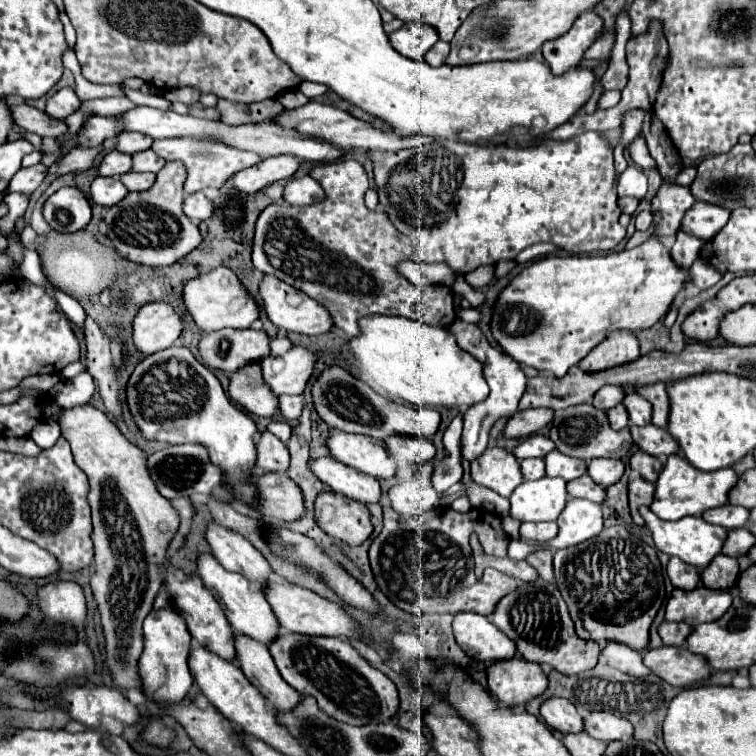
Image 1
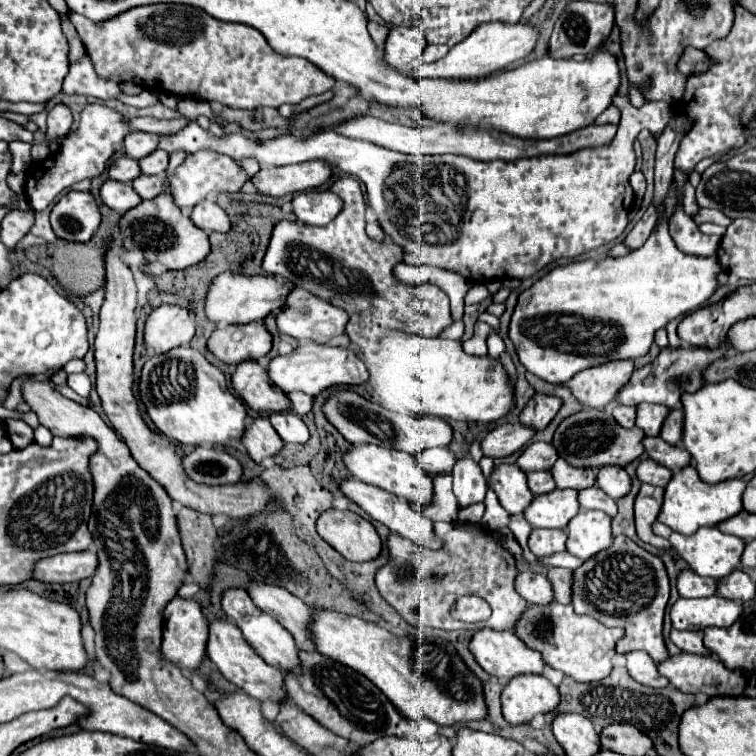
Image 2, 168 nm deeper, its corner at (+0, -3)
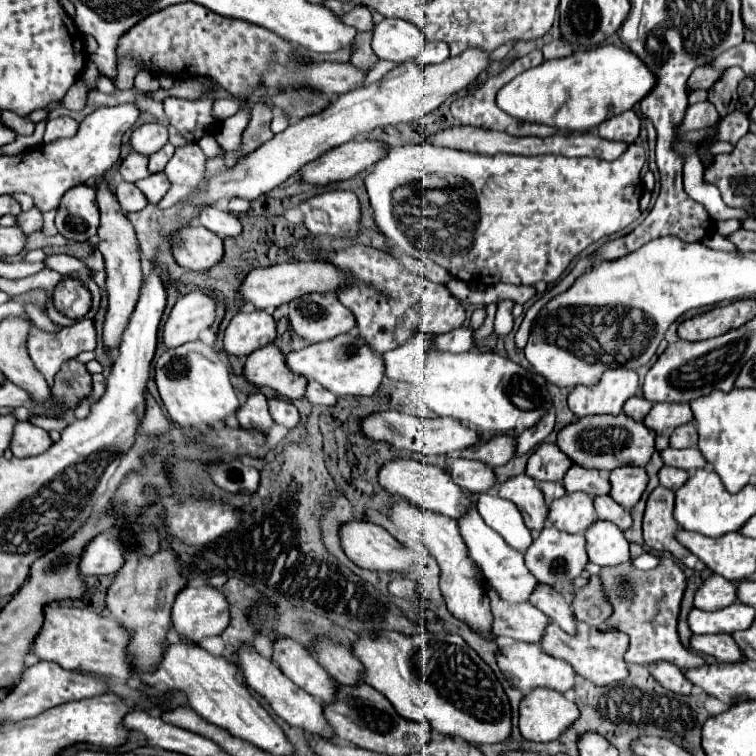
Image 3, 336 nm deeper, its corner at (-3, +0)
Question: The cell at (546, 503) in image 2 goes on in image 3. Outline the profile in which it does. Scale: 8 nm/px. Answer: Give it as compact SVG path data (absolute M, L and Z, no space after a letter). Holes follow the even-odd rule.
M565 494L549 506L547 524L567 534L581 534L597 520L589 494Z

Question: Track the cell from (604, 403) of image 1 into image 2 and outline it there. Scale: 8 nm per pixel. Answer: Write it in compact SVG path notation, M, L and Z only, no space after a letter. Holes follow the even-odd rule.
M662 349L660 355L648 363L642 369L636 369L632 379L628 381L628 385L624 385L618 395L616 395L616 403L620 405L640 405L640 403L662 403L670 409L680 409L680 395L682 393L692 393L696 389L700 389L700 385L704 385L704 381L700 381L700 369L704 369L704 365L708 365L708 361L714 361L716 357L722 357L724 349L710 353L708 349Z

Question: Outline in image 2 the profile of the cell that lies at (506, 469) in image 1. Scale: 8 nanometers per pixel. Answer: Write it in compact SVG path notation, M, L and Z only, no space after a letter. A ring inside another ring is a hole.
M508 463L496 465L492 475L488 477L488 485L494 489L500 505L510 515L522 513L534 497L526 485L526 473L518 465L508 465Z

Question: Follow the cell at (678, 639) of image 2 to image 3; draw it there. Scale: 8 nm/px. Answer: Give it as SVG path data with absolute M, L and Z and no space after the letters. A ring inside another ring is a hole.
M695 634L691 638L691 646L701 654L715 656L723 664L735 664L745 660L741 648L737 646L731 634L705 634L705 636Z

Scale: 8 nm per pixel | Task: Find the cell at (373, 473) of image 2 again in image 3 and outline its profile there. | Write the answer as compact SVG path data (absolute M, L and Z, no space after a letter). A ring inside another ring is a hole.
M393 460L393 462L387 462L379 470L379 484L395 498L407 500L421 510L431 510L435 514L443 514L443 516L449 516L449 518L455 518L455 520L465 516L471 508L469 494L465 494L463 488L457 486L447 476L447 472L443 472L439 466L421 464L421 462L415 462L415 460Z

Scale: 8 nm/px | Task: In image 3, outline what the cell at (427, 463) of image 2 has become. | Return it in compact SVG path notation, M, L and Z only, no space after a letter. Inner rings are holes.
M447 458L449 474L453 482L459 482L469 494L485 494L495 488L497 476L491 466L465 458Z

